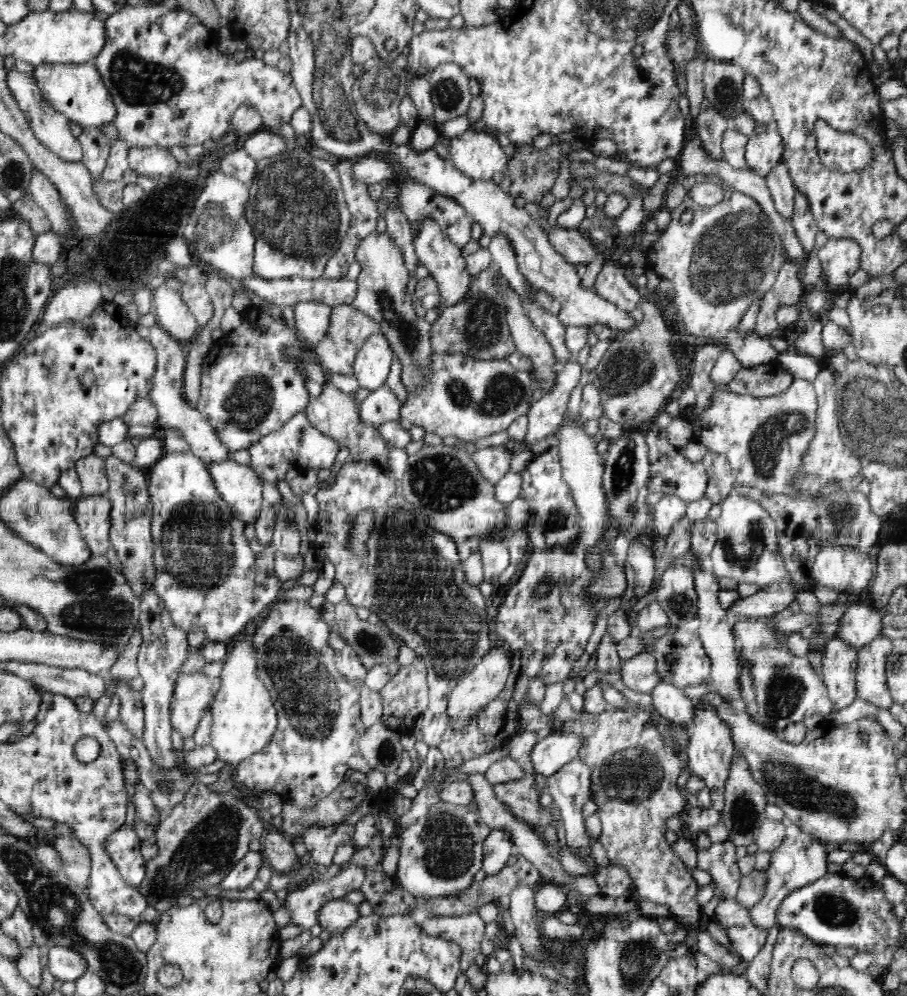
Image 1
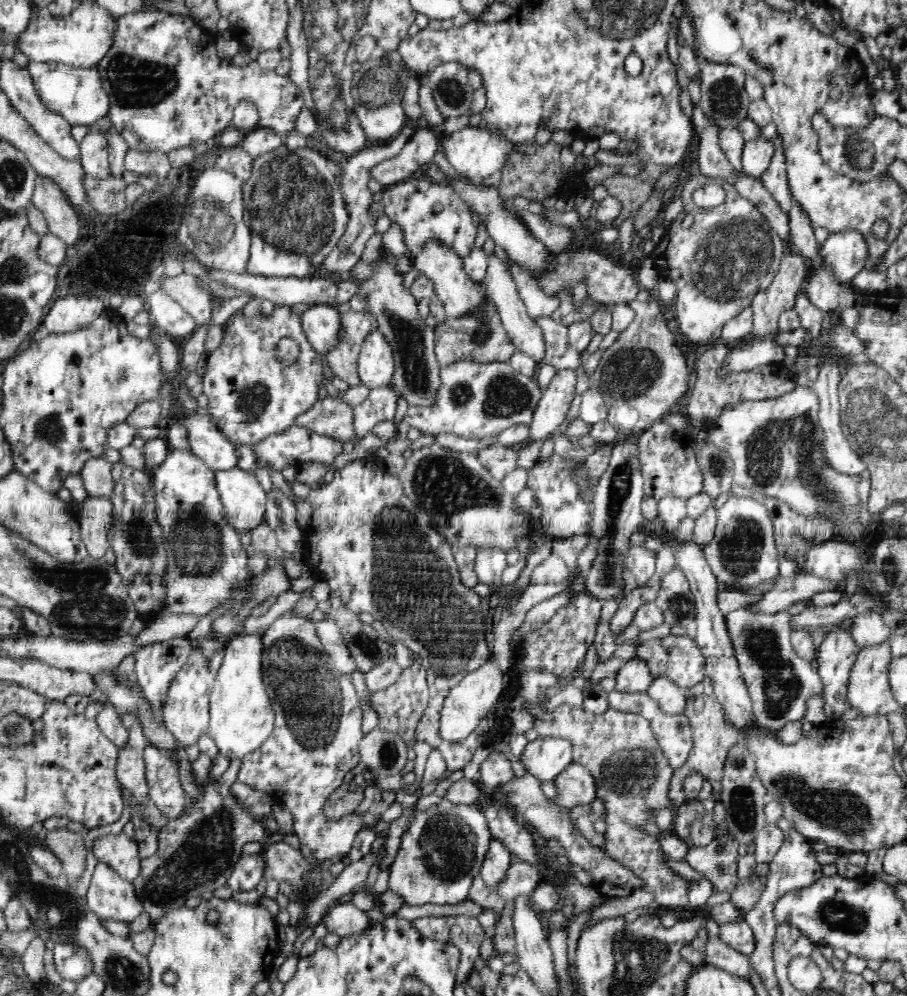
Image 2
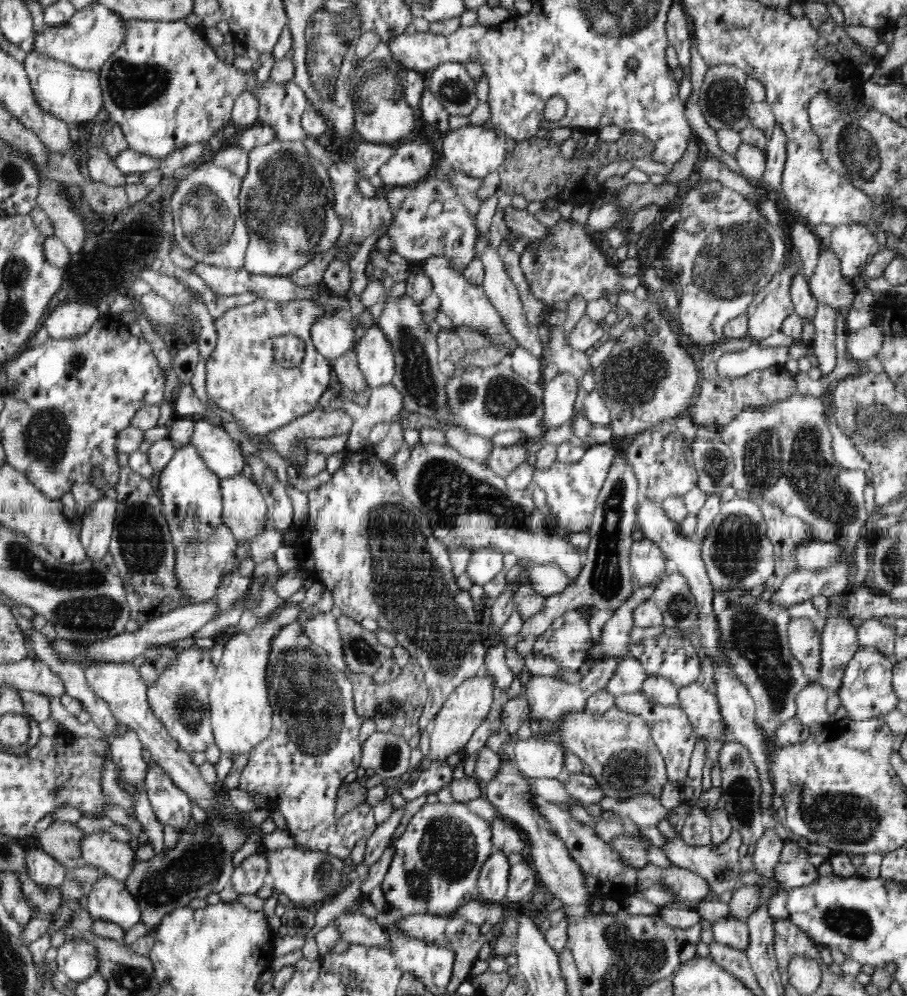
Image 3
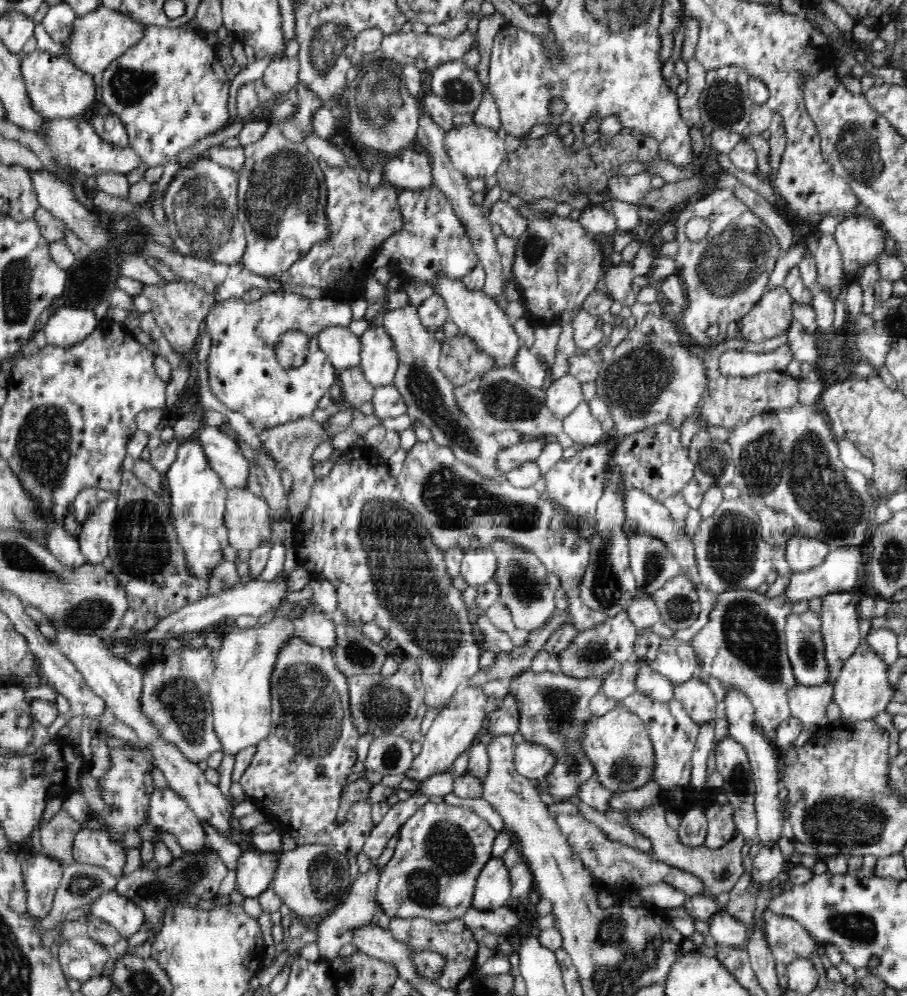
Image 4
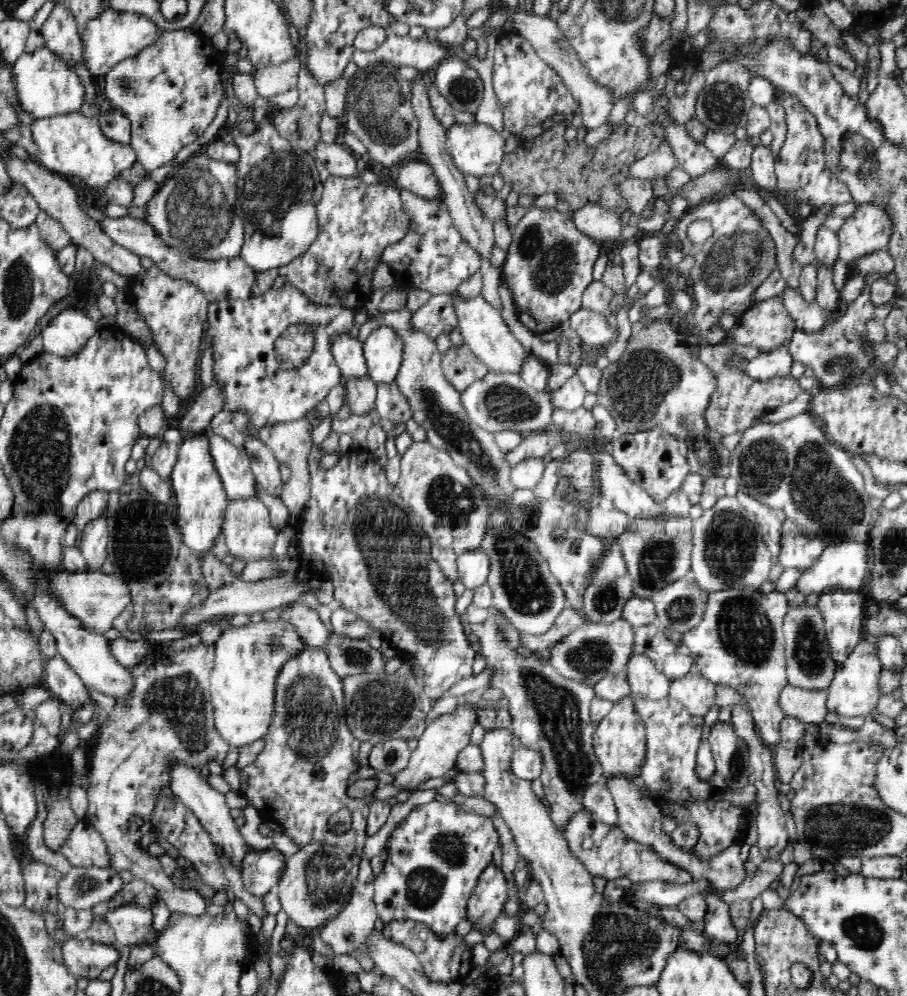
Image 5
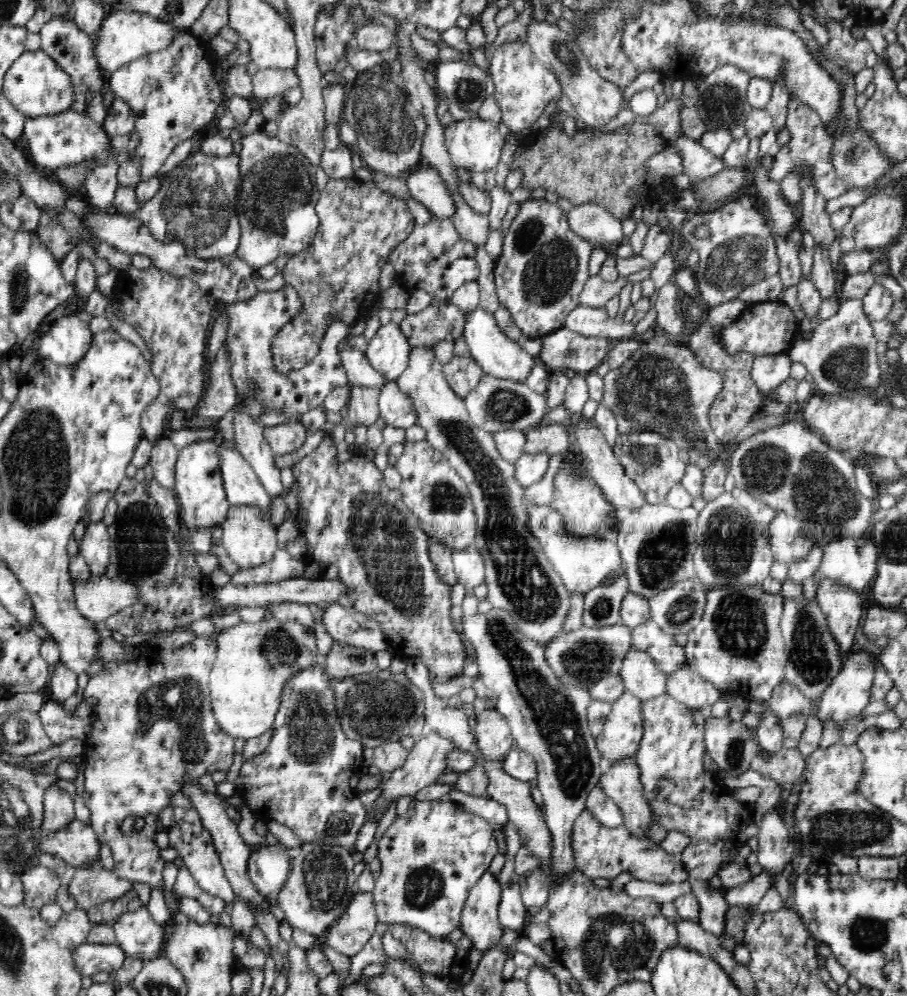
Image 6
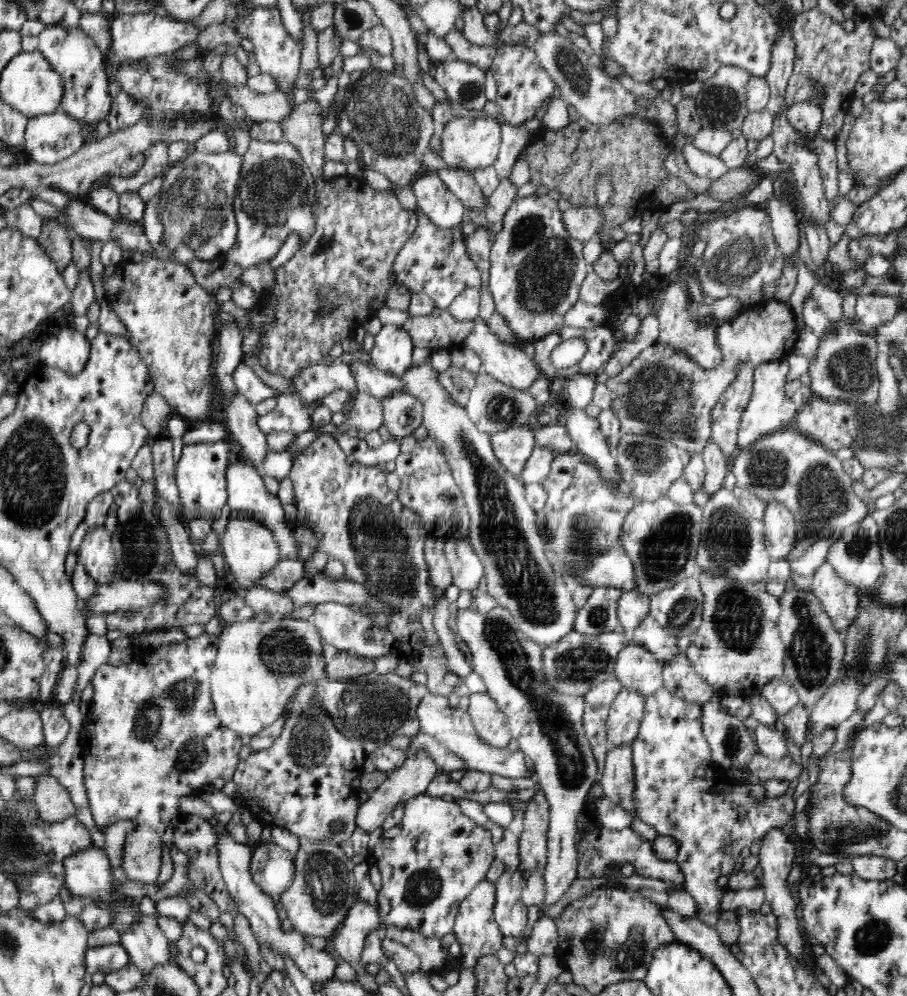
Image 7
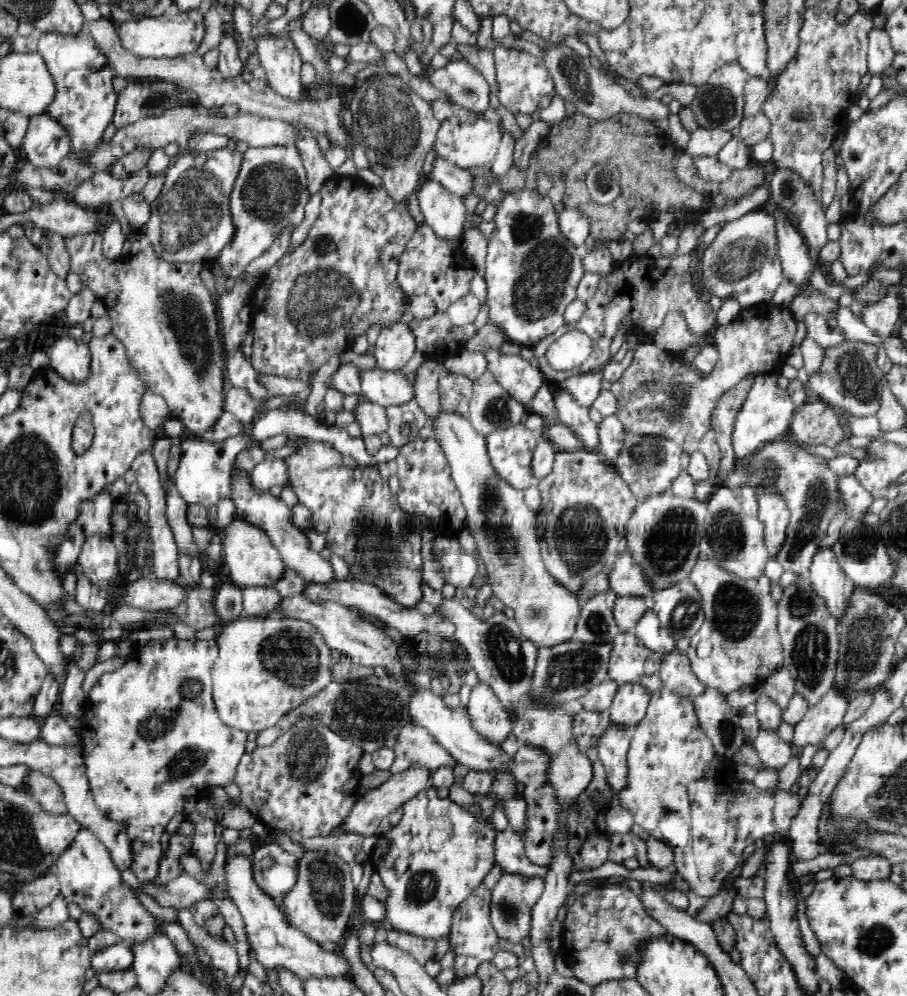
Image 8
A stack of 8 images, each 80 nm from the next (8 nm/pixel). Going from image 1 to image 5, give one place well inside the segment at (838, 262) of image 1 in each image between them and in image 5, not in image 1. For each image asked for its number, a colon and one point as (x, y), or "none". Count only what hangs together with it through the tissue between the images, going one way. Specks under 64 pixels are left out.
2: (846, 252)
3: (854, 245)
4: (860, 241)
5: (868, 230)

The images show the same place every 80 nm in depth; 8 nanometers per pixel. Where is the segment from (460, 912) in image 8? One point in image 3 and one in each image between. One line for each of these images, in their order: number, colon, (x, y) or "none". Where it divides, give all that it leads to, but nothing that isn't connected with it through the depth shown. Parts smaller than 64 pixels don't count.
3: (493, 879)
4: (493, 887)
5: (487, 899)
6: (480, 922)
7: (475, 928)

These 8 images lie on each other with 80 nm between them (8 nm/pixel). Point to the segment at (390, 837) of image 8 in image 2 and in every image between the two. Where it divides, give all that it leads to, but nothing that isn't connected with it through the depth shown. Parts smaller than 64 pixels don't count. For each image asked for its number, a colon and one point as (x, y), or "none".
2: (442, 851)
3: (436, 864)
4: (442, 848)
5: (435, 856)
6: (431, 857)
7: (429, 863)

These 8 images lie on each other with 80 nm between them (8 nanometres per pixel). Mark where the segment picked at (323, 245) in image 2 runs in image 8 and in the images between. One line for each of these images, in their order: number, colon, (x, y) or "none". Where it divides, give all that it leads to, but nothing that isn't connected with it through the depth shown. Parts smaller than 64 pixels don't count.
3: (287, 202)
4: (283, 197)
5: (280, 186)
6: (276, 181)
7: (274, 179)
8: (272, 179)

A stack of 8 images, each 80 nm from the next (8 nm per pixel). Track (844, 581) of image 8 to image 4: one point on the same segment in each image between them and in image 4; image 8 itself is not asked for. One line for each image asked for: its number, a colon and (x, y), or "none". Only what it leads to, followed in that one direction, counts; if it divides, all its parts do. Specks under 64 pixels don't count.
4: (840, 631)
5: (843, 612)
6: (843, 607)
7: (839, 599)

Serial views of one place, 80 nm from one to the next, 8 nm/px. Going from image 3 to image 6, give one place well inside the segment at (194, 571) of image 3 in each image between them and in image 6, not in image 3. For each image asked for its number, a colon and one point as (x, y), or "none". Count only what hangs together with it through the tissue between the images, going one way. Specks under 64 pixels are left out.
4: (198, 495)
5: (200, 511)
6: (199, 486)

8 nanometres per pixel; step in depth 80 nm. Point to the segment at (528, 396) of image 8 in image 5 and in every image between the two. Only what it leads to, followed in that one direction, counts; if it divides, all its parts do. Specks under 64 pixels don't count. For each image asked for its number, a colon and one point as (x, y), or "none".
5: (482, 328)
6: (497, 355)
7: (508, 363)

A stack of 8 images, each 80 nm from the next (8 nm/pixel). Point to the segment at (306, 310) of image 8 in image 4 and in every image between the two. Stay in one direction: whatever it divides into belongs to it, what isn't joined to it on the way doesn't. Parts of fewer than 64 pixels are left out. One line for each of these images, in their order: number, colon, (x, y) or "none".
4: (363, 217)
5: (357, 220)
6: (359, 224)
7: (341, 277)

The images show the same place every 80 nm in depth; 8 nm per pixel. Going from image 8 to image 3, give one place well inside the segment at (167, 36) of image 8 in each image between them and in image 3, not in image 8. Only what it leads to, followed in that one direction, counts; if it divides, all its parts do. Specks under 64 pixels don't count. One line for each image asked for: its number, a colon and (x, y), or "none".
3: (92, 35)
4: (95, 39)
5: (113, 36)
6: (123, 36)
7: (139, 36)

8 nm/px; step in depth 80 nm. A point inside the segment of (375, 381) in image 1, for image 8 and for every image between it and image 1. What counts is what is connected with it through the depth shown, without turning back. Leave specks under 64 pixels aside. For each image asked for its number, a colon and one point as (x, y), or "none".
2: (375, 365)
3: (375, 355)
4: (379, 361)
5: (383, 351)
6: (388, 352)
7: (393, 349)
8: (395, 346)

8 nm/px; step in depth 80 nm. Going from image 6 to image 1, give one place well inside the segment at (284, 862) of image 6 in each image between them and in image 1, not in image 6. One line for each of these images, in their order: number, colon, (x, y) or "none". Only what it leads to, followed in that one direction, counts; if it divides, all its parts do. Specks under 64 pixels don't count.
1: (244, 872)
2: (247, 873)
3: (248, 878)
4: (255, 870)
5: (260, 870)

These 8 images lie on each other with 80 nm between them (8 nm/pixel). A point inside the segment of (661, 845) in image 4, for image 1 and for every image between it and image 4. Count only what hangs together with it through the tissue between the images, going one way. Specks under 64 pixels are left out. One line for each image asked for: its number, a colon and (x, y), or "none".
1: (719, 860)
2: (717, 862)
3: (719, 864)

